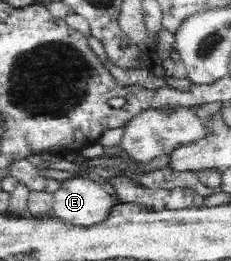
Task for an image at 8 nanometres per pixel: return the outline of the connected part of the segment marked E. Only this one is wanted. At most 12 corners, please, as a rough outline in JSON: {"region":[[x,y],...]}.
{"region":[[71,177],[53,192],[56,219],[89,228],[115,203],[104,182]]}

